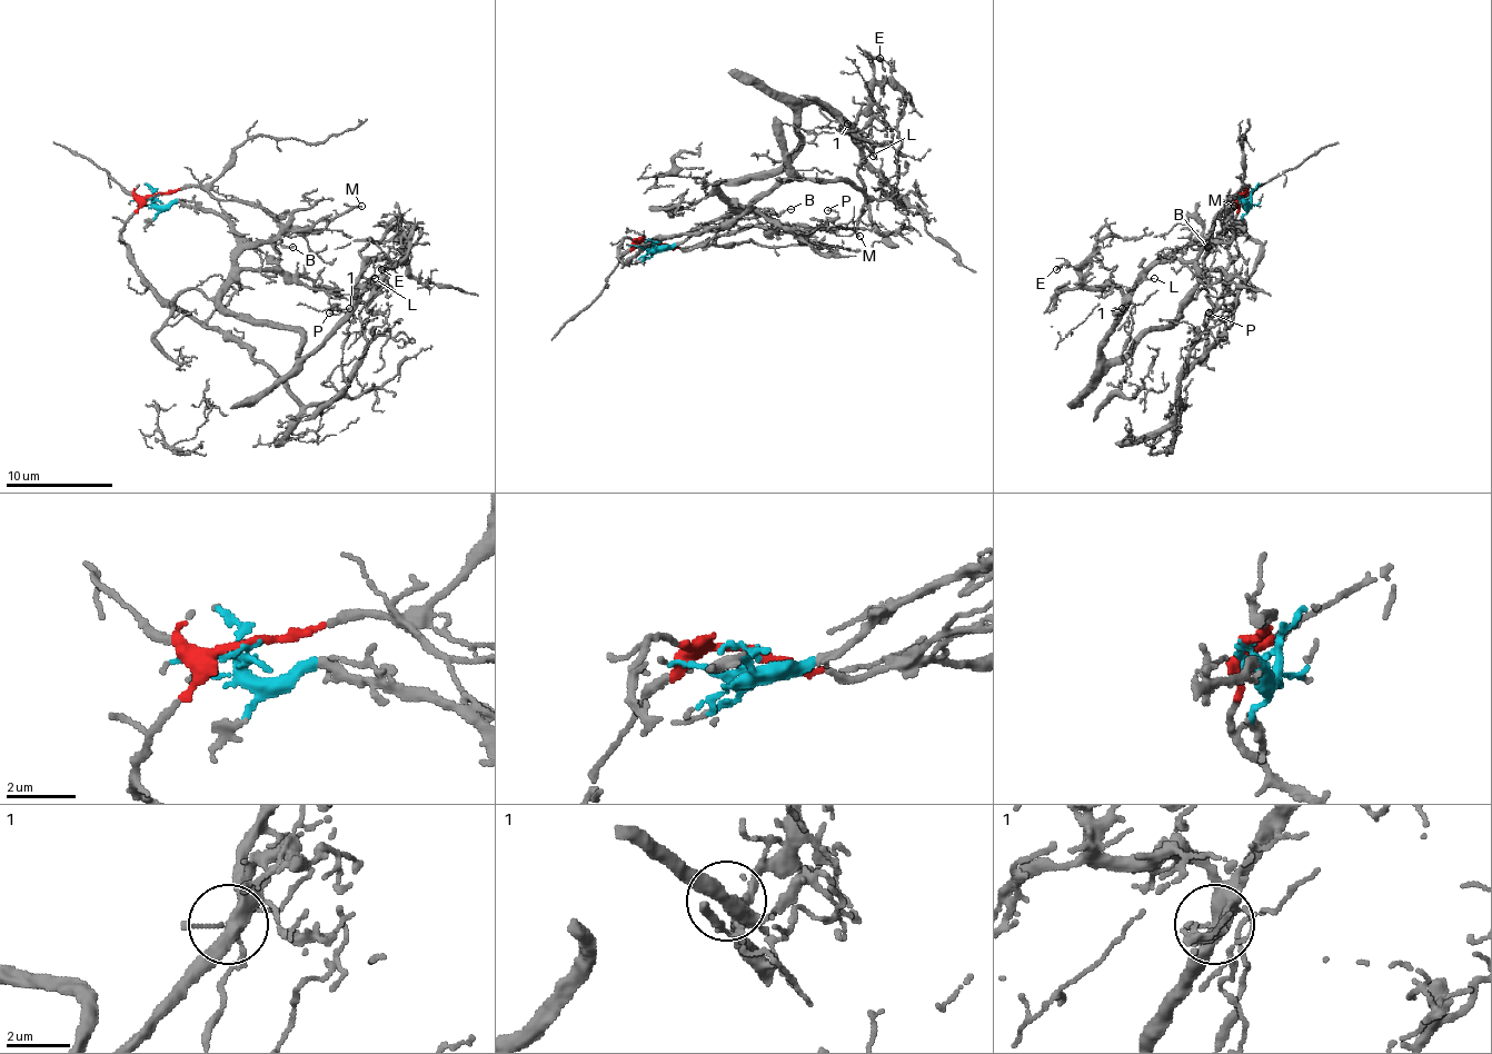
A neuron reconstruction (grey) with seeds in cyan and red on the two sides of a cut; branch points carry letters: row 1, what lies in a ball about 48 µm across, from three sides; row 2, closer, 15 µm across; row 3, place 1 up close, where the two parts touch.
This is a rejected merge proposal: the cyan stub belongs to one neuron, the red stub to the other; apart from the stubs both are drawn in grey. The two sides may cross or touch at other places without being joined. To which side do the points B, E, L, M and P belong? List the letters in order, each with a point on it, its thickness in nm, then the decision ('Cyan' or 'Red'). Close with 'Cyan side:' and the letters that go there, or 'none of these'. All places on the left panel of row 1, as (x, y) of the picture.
B: Place: (292, 247). Thickness 120 nm. Cyan
E: Place: (381, 269). Thickness 80 nm. Cyan
L: Place: (375, 278). Thickness 100 nm. Cyan
M: Place: (361, 206). Thickness 120 nm. Cyan
P: Place: (329, 312). Thickness 140 nm. Cyan
Cyan side: B, E, L, M, P

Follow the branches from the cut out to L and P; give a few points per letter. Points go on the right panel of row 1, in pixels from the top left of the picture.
L: (1240, 197), (1213, 224), (1203, 280), (1173, 320), (1106, 360), (1101, 339), (1127, 290), (1154, 277)
P: (1240, 197), (1243, 205), (1230, 205), (1216, 218), (1213, 267), (1226, 280), (1226, 290), (1213, 312), (1207, 312)

